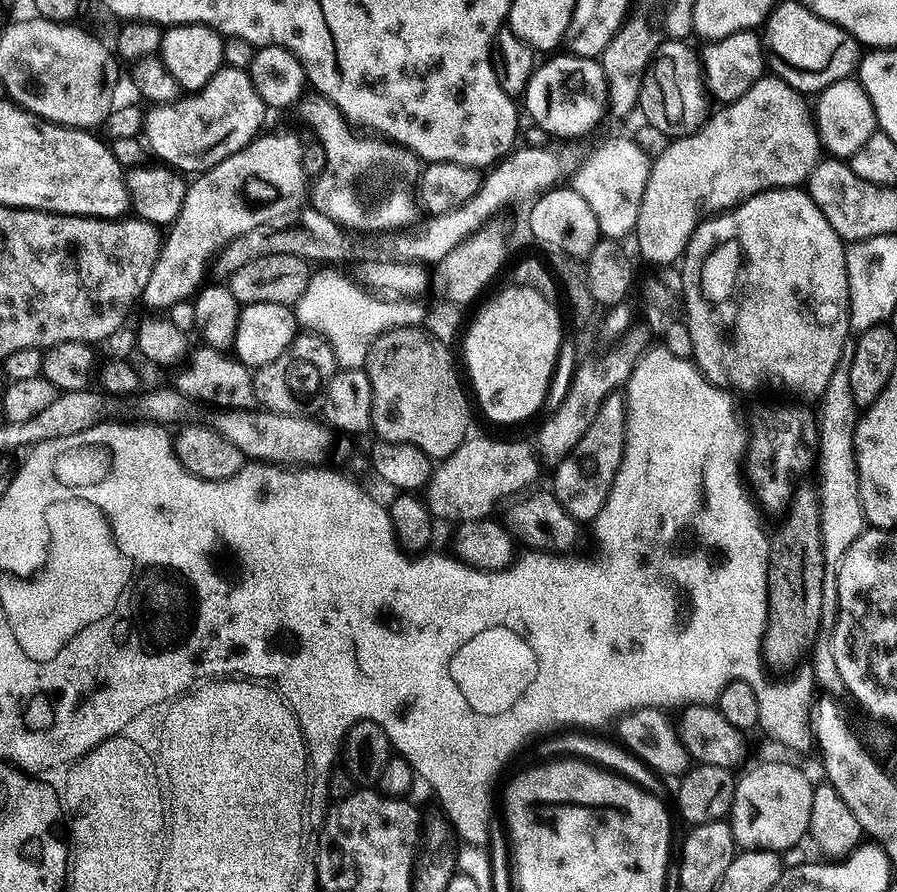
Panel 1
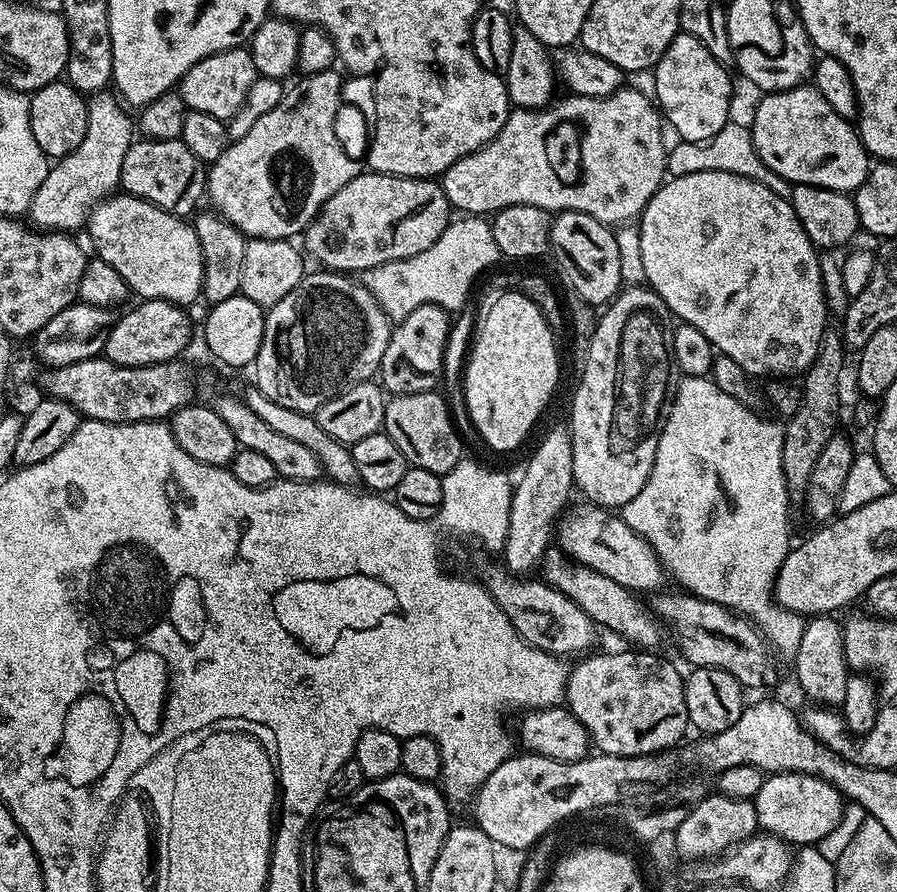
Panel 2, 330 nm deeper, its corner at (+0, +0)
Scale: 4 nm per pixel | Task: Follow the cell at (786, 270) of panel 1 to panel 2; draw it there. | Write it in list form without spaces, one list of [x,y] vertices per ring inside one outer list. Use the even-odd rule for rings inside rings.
[[[706,171],[686,174],[682,177],[673,176],[665,179],[660,189],[650,198],[650,202],[638,217],[640,229],[640,241],[642,242],[642,266],[646,270],[644,279],[653,292],[657,292],[666,302],[668,311],[677,321],[698,326],[706,338],[710,338],[713,349],[719,354],[728,355],[738,362],[742,369],[750,374],[766,378],[766,376],[792,376],[803,374],[814,362],[814,358],[820,352],[820,346],[824,342],[824,333],[829,327],[830,313],[828,301],[824,295],[823,276],[819,268],[819,256],[816,245],[810,242],[806,230],[802,230],[802,222],[798,222],[798,214],[794,214],[792,201],[786,197],[780,197],[774,191],[768,189],[762,182],[751,180],[748,177],[739,176],[736,173],[721,171]],[[718,308],[724,310],[724,326],[718,332]]]

